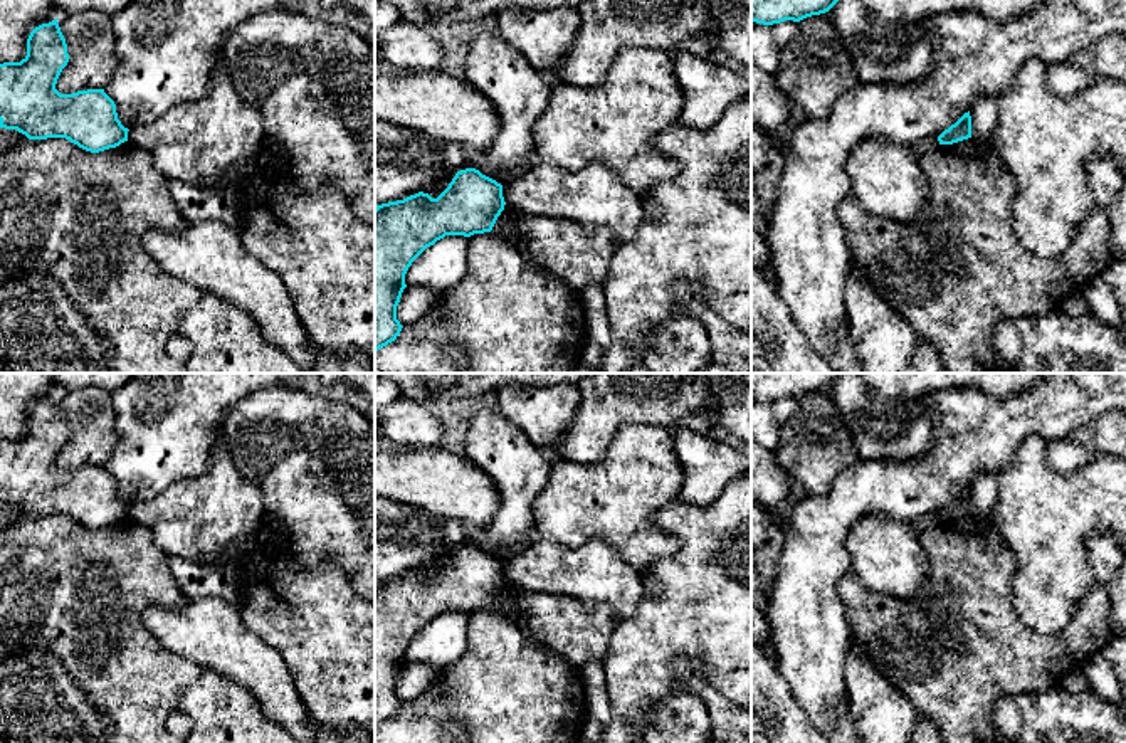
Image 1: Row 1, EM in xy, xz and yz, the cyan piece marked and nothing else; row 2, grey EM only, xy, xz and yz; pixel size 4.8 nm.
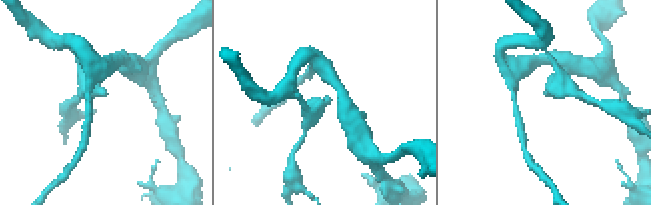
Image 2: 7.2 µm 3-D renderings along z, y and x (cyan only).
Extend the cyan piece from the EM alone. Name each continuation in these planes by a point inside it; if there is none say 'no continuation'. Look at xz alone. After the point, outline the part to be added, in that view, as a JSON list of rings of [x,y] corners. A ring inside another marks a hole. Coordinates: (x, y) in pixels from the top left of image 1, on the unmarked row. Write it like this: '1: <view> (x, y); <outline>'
no continuation

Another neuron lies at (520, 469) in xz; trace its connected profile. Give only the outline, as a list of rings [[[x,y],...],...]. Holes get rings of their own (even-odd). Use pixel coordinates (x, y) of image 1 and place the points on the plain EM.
[[[479,410],[469,420],[466,457],[494,481],[499,493],[496,516],[489,524],[474,531],[476,546],[497,558],[501,548],[518,546],[536,536],[533,504],[545,489],[553,464],[545,452],[497,410]]]

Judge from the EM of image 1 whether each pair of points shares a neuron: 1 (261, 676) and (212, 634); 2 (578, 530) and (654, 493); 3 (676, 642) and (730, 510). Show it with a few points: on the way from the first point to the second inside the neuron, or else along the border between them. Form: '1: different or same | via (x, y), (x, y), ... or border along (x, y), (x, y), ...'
1: same | via (249, 664), (224, 644)
2: same | via (597, 511), (620, 493), (636, 493)
3: same | via (701, 609), (703, 560), (715, 543)

